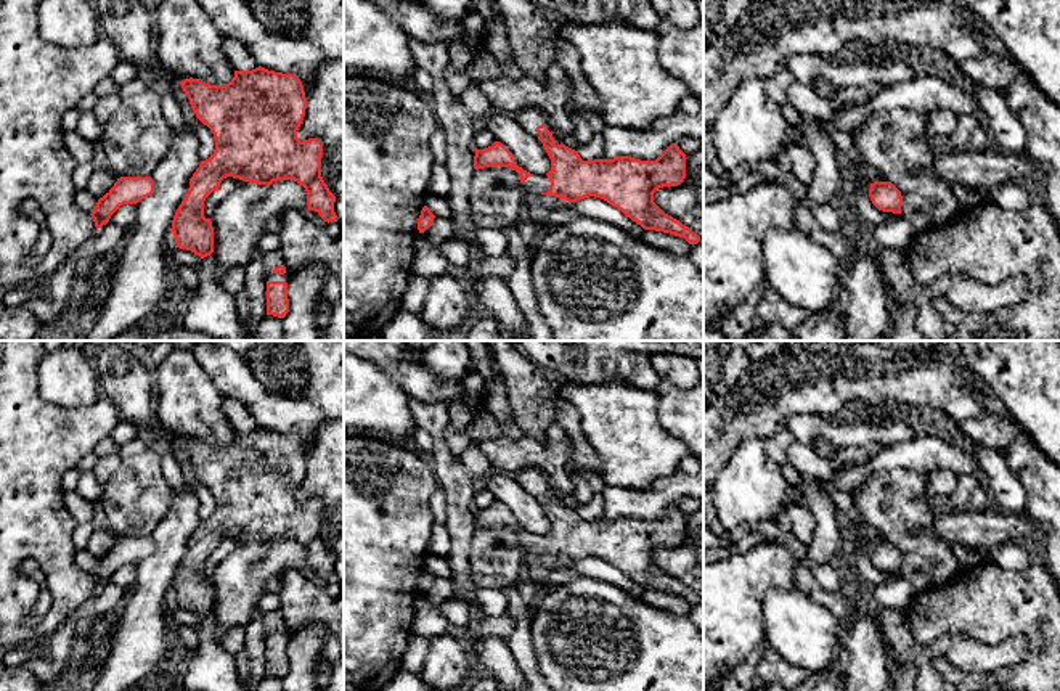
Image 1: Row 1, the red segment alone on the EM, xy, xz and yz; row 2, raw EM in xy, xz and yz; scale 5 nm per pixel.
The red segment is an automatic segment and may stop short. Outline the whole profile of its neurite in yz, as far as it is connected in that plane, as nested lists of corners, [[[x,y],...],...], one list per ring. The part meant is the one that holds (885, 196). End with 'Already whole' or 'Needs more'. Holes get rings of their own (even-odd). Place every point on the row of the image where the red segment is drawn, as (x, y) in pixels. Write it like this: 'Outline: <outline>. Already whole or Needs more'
Outline: [[[891,182],[870,183],[869,196],[879,211],[901,214],[903,196]]]. Already whole

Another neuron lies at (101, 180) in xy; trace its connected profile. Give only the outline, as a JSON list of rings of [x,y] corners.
[[[98,162],[84,186],[90,191],[92,196],[100,199],[109,193],[116,182],[117,177],[112,174],[112,170],[106,164]]]

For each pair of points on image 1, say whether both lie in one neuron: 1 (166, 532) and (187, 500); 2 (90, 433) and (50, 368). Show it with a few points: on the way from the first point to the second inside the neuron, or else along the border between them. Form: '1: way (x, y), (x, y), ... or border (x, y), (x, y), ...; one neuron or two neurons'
1: way (174, 524), (183, 515), (183, 508); one neuron
2: border (39, 392), (69, 407), (90, 405), (100, 396); two neurons

